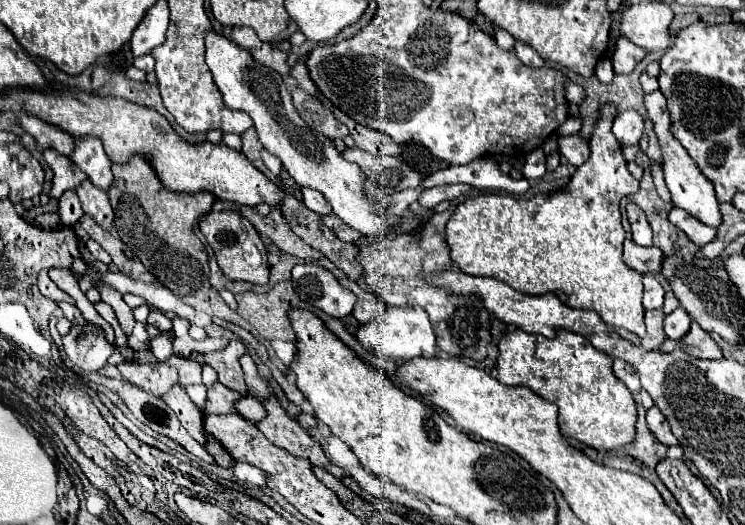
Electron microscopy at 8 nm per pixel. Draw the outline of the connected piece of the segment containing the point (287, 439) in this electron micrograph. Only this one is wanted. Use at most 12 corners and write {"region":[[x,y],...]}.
{"region":[[274,396],[268,416],[256,426],[272,444],[326,468],[336,478],[344,468],[326,458],[322,446]]}

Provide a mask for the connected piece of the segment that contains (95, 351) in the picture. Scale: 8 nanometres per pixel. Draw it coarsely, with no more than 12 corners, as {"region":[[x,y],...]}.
{"region":[[94,324],[72,326],[66,356],[98,372],[114,352]]}

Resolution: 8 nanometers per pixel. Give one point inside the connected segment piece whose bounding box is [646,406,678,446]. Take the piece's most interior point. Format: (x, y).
(656, 423)

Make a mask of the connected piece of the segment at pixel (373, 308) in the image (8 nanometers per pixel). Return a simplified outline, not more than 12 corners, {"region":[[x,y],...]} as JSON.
{"region":[[338,276],[344,288],[356,294],[352,310],[360,324],[384,312],[380,298],[360,288],[348,276]]}

